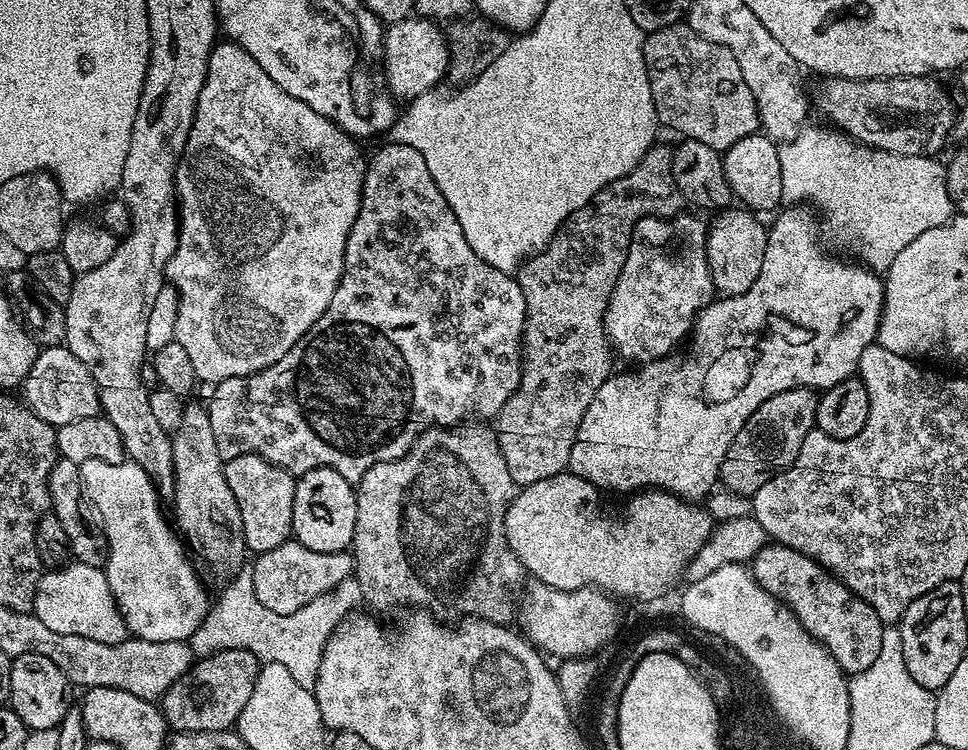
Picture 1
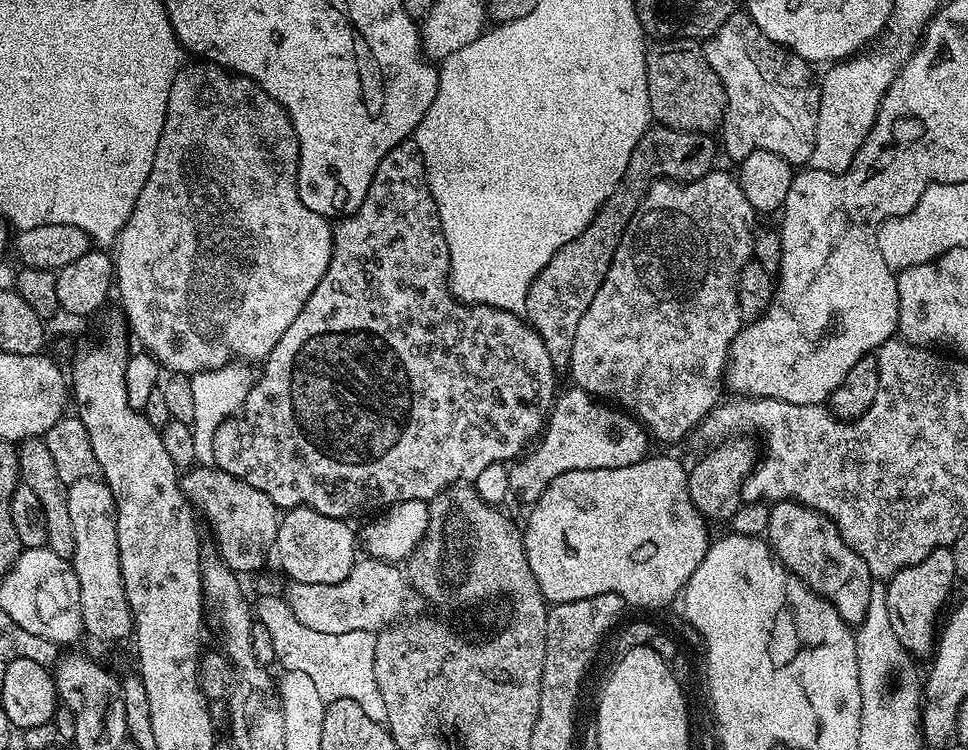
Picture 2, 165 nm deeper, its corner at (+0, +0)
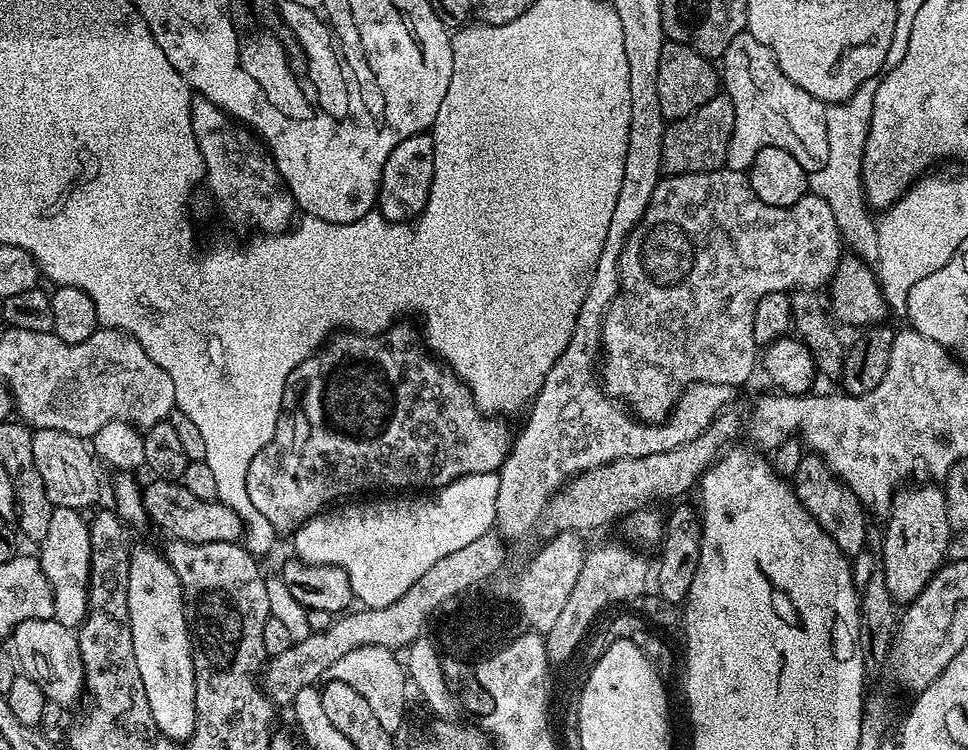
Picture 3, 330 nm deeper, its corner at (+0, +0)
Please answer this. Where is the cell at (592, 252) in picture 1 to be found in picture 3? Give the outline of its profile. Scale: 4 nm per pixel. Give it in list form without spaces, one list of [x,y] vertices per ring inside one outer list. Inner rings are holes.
[[[718,94],[706,106],[698,106],[690,114],[680,120],[671,121],[664,129],[662,138],[662,154],[664,155],[663,167],[676,172],[713,172],[725,167],[728,159],[730,138],[734,134],[734,102],[726,94]]]

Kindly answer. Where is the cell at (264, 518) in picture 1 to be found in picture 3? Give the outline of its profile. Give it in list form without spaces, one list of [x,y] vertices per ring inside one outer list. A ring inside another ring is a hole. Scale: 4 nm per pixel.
[[[152,478],[149,481],[149,484],[145,483],[142,488],[144,513],[148,515],[148,519],[153,525],[156,523],[165,532],[165,537],[182,542],[194,542],[195,544],[202,542],[230,542],[235,544],[243,537],[245,526],[238,518],[238,514],[234,514],[234,510],[230,510],[230,506],[220,503],[219,499],[198,498],[195,494],[190,494],[190,490],[186,490],[184,483],[175,480]]]

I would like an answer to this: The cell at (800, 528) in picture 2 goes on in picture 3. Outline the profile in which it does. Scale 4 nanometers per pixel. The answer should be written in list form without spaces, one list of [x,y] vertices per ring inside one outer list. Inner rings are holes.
[[[805,454],[802,462],[798,462],[798,470],[791,476],[790,483],[810,518],[814,518],[814,522],[818,522],[818,526],[822,526],[822,530],[826,530],[826,534],[834,538],[834,542],[843,550],[845,556],[855,558],[859,552],[865,551],[870,525],[866,509],[856,495],[829,470],[822,457]]]

